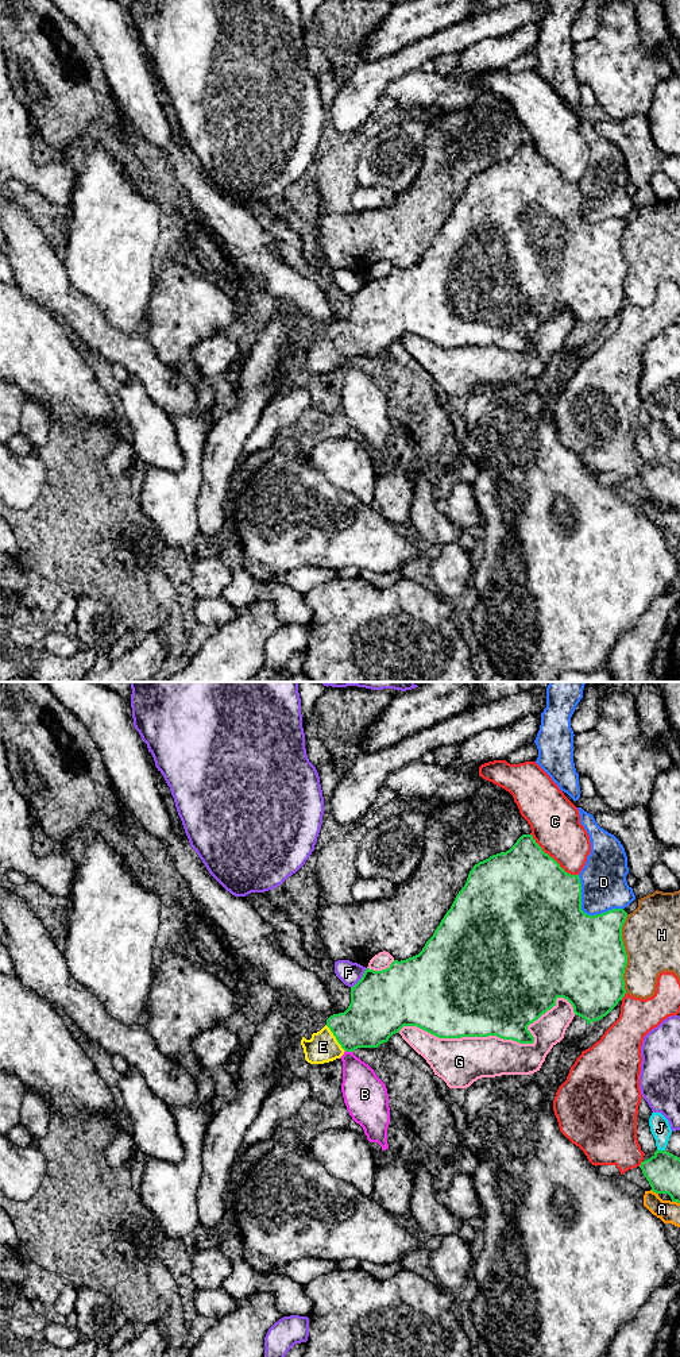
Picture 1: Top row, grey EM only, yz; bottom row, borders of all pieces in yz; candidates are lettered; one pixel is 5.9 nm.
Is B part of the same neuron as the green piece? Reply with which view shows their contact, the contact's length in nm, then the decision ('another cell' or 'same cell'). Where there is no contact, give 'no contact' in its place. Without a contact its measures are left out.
contact in yz; length 50 nm; another cell

